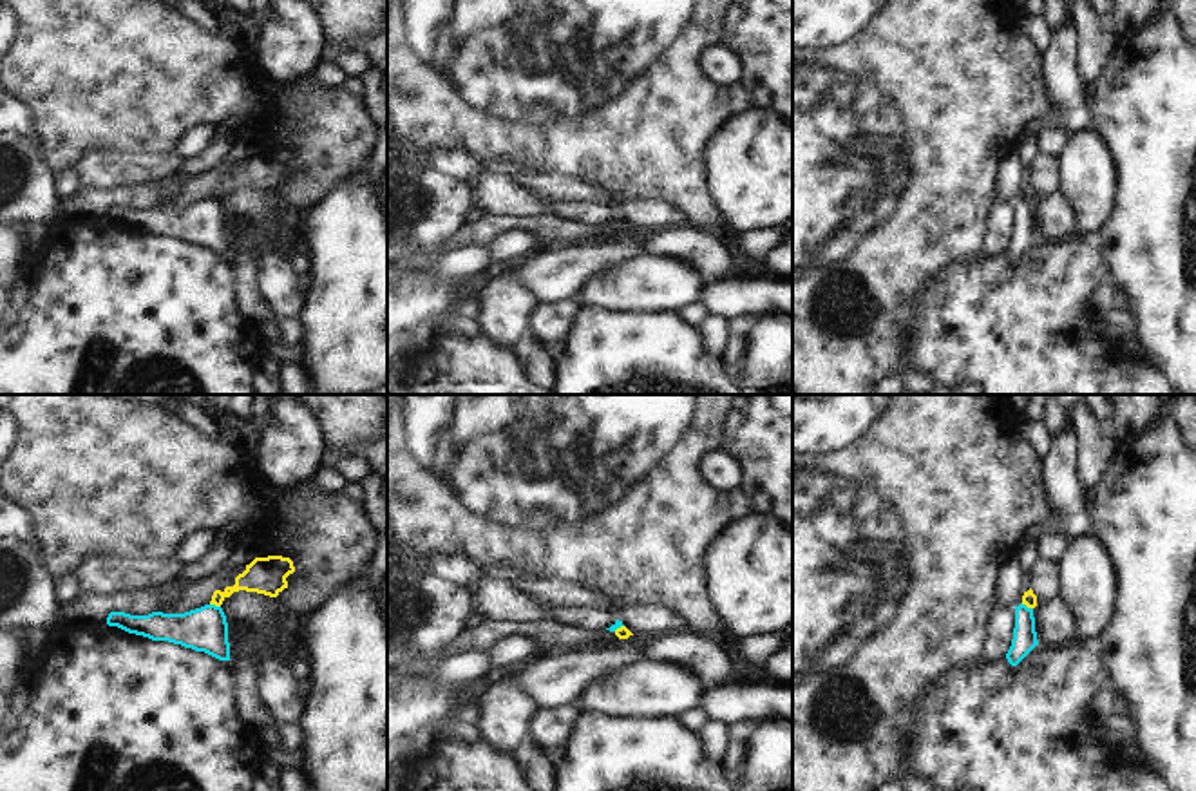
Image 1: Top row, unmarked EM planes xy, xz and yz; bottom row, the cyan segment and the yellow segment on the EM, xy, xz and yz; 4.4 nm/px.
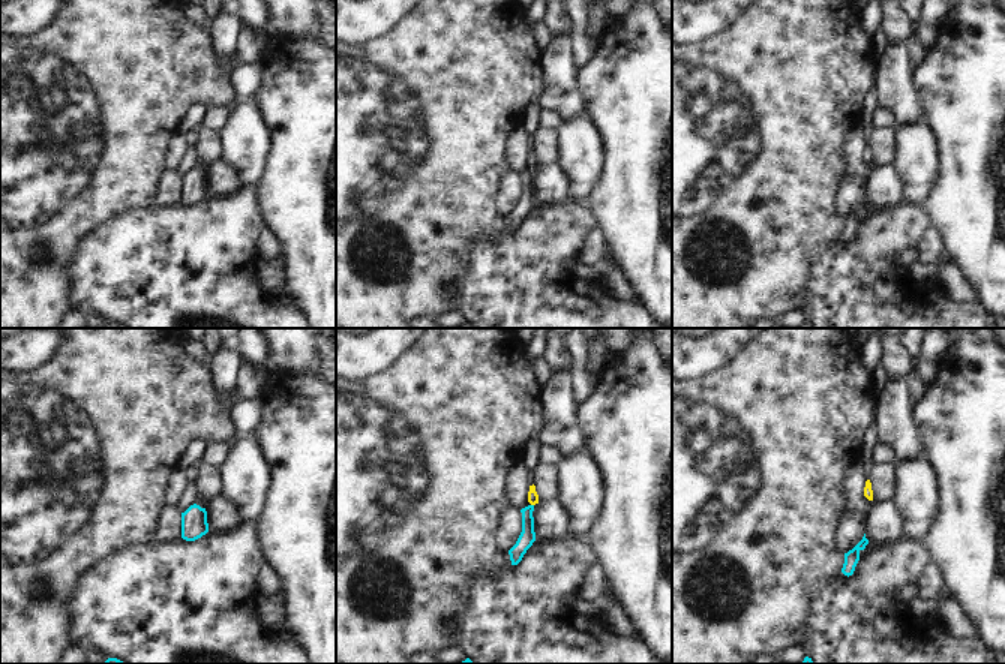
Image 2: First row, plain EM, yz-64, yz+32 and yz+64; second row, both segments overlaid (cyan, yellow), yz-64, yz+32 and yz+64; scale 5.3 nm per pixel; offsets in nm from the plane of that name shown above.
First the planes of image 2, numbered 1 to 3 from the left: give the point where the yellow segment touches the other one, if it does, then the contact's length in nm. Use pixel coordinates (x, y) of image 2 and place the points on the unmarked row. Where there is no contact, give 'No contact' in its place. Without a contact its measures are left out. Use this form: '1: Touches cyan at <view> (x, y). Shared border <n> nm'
1: No contact
2: No contact
3: No contact.

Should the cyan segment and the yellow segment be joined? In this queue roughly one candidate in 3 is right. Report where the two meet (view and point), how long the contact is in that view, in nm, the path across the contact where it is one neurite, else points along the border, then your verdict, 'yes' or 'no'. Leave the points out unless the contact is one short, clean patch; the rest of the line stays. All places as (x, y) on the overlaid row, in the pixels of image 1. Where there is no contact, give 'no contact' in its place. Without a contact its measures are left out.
meets cyan in yz at (1025, 605); contact 60 nm long; border along yz (1021, 603), (1032, 609); no

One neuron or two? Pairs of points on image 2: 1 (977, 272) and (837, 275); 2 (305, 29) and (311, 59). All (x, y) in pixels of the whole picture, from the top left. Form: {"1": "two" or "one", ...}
{"1": "two", "2": "two"}

